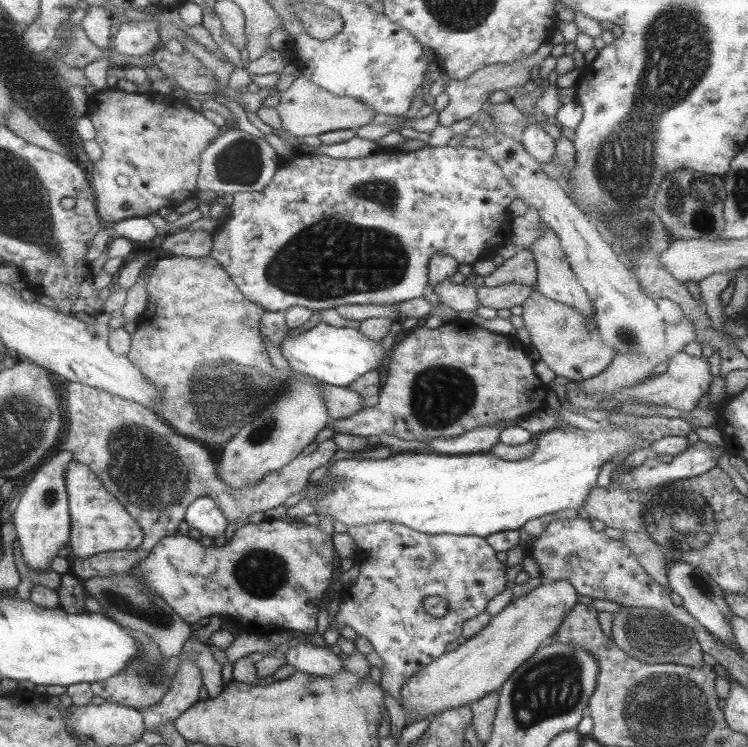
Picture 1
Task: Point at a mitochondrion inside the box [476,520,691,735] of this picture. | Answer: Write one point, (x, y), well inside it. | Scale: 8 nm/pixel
(553, 686)

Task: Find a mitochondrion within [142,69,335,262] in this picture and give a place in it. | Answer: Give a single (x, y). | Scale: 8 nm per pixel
(240, 161)

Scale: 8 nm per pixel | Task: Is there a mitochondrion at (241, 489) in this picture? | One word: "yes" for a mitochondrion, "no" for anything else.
no

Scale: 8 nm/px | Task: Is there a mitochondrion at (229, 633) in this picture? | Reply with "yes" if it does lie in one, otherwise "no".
no

